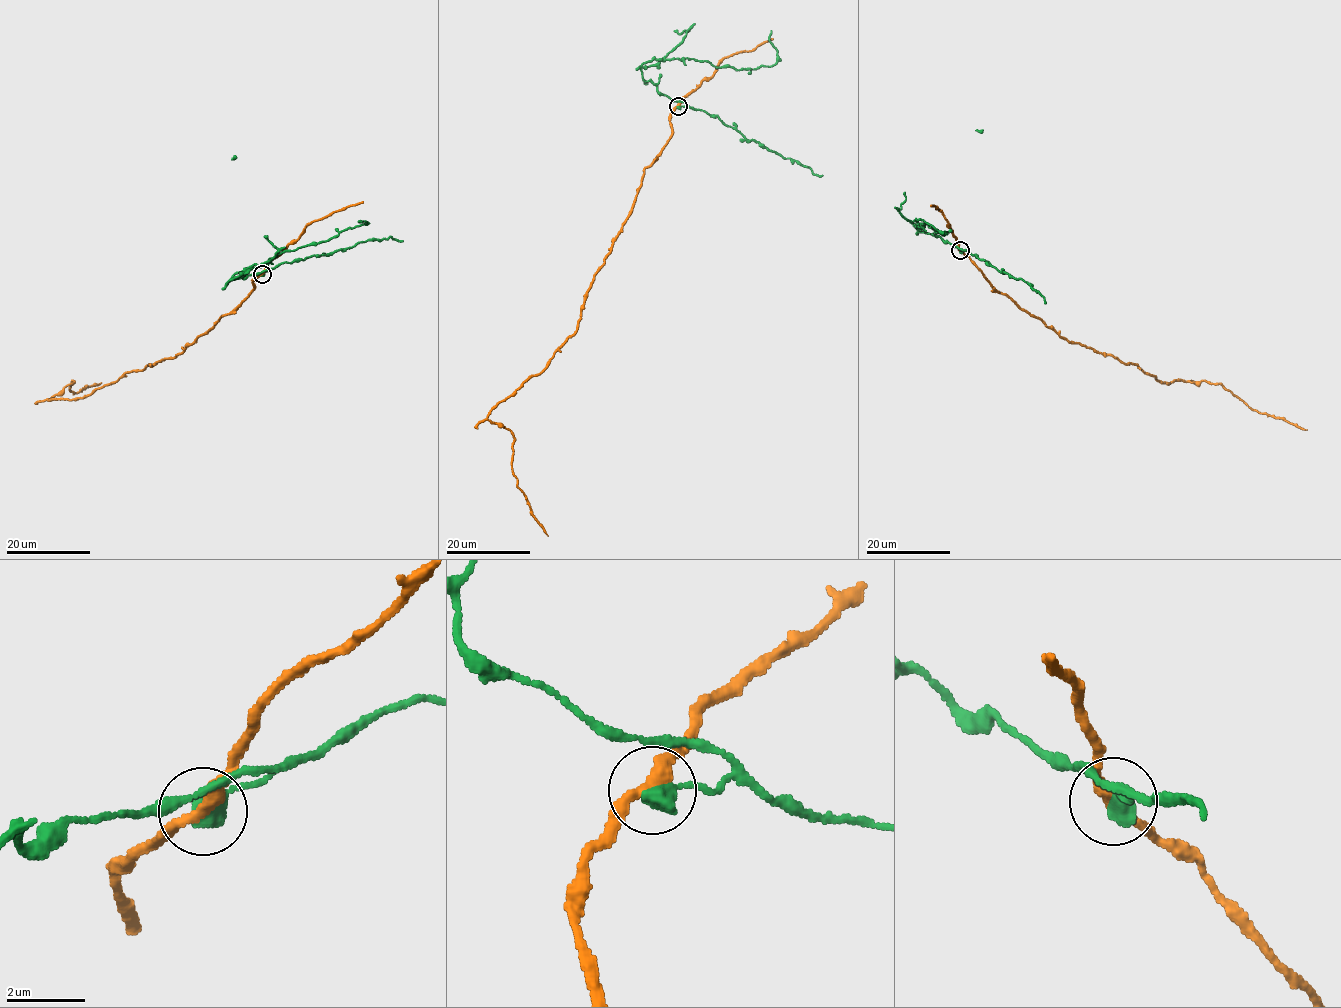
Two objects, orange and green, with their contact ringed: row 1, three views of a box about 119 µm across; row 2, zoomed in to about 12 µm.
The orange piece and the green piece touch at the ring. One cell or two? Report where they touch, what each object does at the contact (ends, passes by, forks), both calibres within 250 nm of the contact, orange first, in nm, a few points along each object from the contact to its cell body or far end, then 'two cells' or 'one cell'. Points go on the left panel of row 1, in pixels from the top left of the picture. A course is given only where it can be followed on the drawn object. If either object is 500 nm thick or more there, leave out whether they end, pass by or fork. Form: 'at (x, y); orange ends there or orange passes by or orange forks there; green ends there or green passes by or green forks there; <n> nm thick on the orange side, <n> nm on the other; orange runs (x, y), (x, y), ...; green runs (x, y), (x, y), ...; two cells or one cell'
at (262, 274); 280 nm thick on the orange side, 550 nm on the other; orange runs (262, 274), (246, 299), (185, 350), (81, 397), (48, 399), (73, 380), (69, 389), (74, 393), (101, 382); green runs (262, 274), (270, 269), (227, 283), (266, 265), (279, 253), (327, 241), (365, 222), (361, 221); two cells

